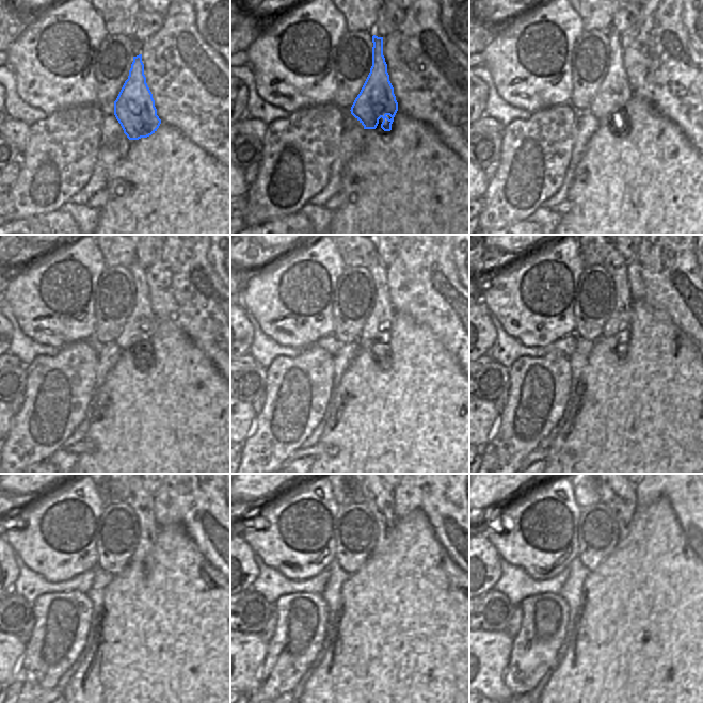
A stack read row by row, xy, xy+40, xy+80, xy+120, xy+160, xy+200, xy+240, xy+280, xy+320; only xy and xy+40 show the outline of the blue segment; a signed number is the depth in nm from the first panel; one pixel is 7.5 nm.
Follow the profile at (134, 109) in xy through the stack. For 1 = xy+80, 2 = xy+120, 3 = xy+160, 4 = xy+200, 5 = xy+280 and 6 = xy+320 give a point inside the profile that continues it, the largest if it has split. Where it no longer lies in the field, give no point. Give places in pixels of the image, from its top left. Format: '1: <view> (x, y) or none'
1: xy+80 (616, 92)
2: xy+120 (140, 325)
3: xy+160 (378, 325)
4: xy+200 (619, 321)
5: xy+280 (379, 496)
6: xy+320 (619, 495)

